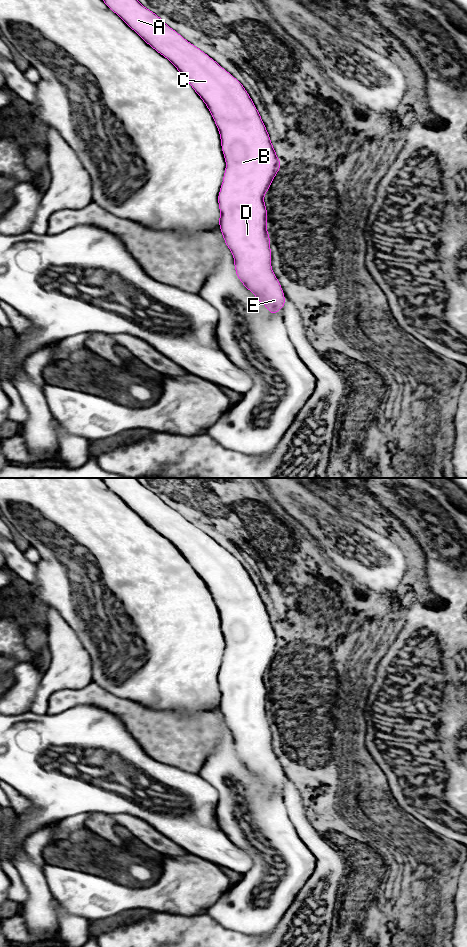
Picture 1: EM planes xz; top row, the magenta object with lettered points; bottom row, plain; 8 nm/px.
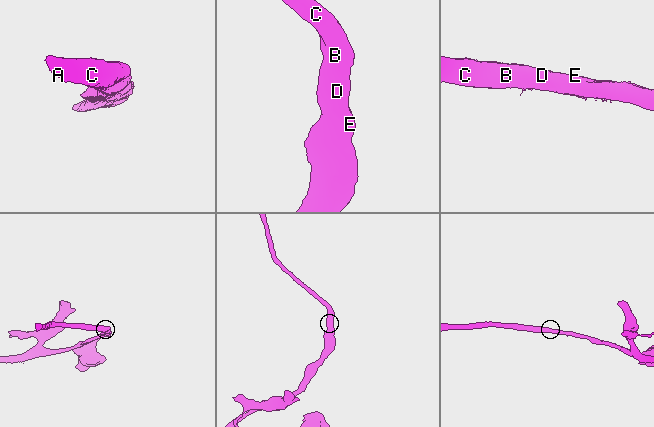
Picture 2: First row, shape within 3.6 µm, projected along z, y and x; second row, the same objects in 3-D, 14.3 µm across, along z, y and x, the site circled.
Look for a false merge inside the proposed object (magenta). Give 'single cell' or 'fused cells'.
single cell

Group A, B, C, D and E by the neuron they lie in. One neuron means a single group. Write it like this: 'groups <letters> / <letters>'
groups A B C D E

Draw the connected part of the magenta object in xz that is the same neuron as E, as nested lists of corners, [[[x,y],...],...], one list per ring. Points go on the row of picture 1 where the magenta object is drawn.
[[[138,0],[102,1],[149,46],[175,66],[210,111],[219,131],[226,161],[218,193],[220,231],[234,257],[238,279],[272,315],[278,315],[277,310],[285,308],[285,294],[271,266],[271,240],[267,232],[268,215],[264,195],[280,170],[281,162],[249,93],[241,82],[214,59],[166,25]]]

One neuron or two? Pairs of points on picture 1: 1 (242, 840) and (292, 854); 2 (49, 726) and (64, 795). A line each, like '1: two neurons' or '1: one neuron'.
1: one neuron
2: one neuron

